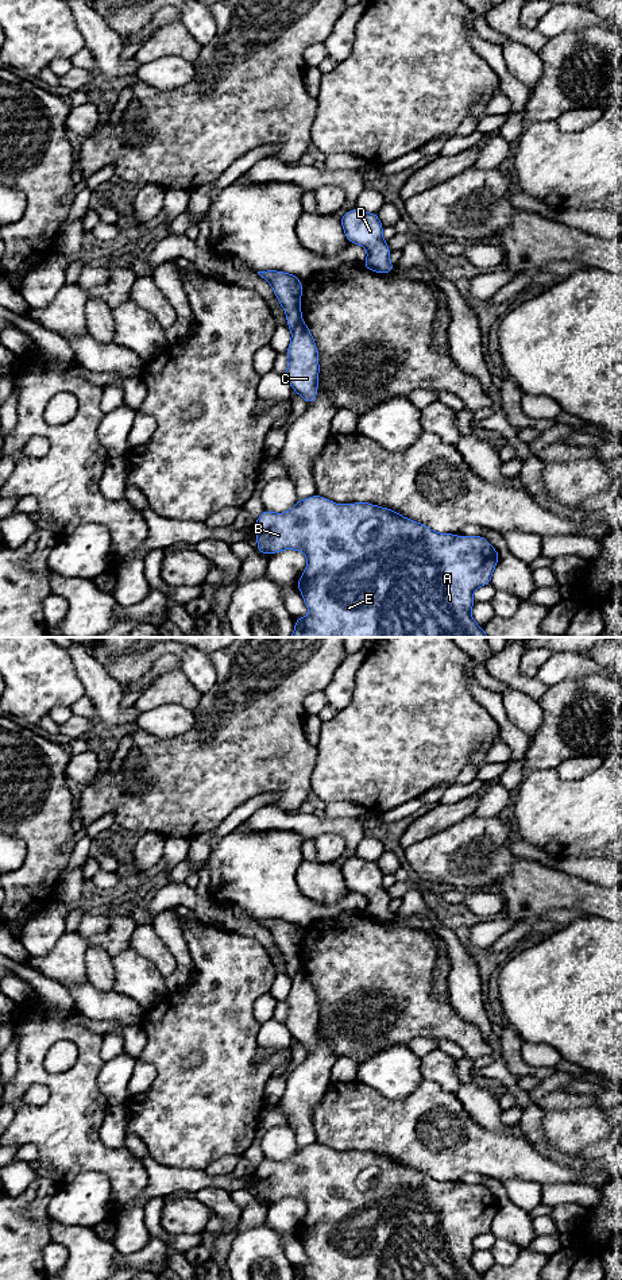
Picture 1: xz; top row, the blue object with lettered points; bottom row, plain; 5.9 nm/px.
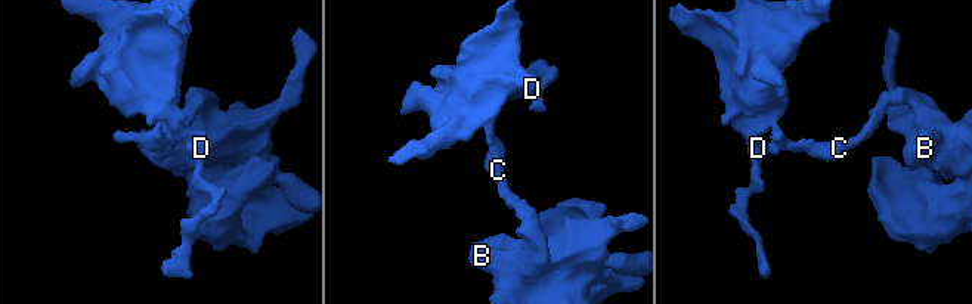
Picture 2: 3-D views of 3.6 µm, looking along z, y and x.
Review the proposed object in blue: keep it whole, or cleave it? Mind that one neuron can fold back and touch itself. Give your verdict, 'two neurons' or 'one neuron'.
two neurons

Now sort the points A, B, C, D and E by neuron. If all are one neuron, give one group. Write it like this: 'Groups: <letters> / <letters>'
Groups: A B C E / D

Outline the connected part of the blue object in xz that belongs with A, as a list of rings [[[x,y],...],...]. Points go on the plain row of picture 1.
[[[317,1142],[285,1161],[263,1158],[256,1168],[258,1199],[297,1198],[306,1203],[300,1237],[310,1262],[295,1266],[294,1280],[484,1280],[472,1264],[474,1238],[491,1231],[499,1202],[482,1184],[437,1181],[394,1158],[368,1150],[339,1153]]]

